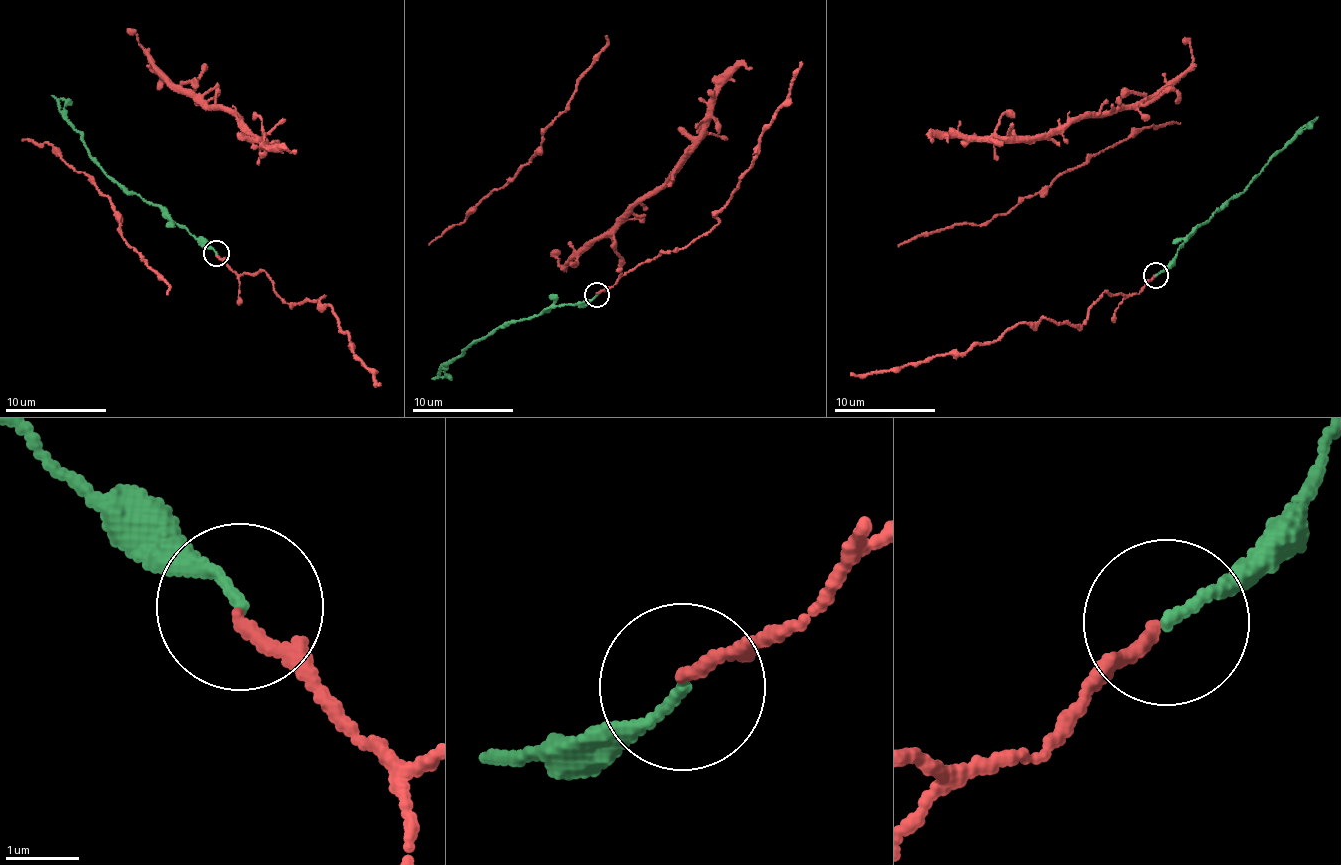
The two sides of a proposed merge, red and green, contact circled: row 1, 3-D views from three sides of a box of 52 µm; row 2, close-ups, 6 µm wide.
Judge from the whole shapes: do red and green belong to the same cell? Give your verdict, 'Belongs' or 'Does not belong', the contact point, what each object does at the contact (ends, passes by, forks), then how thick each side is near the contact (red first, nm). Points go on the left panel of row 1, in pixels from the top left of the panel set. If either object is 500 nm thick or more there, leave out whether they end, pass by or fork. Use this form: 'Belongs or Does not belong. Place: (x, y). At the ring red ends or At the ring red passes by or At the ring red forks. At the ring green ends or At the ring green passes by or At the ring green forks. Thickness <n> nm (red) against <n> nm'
Belongs. Place: (216, 253). At the ring red ends. At the ring green ends. Thickness 160 nm (red) against 130 nm

